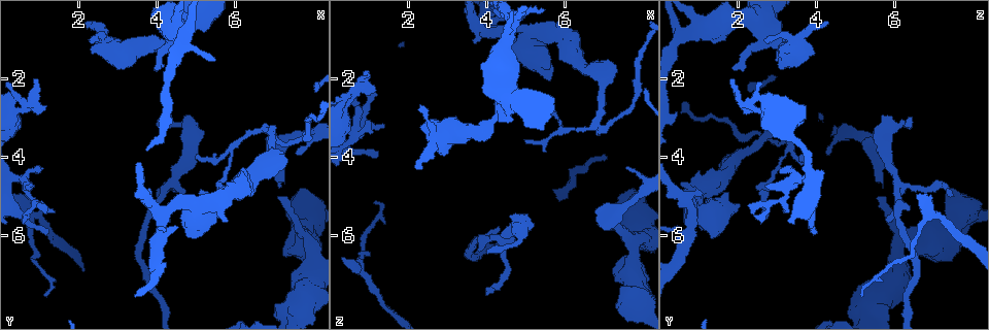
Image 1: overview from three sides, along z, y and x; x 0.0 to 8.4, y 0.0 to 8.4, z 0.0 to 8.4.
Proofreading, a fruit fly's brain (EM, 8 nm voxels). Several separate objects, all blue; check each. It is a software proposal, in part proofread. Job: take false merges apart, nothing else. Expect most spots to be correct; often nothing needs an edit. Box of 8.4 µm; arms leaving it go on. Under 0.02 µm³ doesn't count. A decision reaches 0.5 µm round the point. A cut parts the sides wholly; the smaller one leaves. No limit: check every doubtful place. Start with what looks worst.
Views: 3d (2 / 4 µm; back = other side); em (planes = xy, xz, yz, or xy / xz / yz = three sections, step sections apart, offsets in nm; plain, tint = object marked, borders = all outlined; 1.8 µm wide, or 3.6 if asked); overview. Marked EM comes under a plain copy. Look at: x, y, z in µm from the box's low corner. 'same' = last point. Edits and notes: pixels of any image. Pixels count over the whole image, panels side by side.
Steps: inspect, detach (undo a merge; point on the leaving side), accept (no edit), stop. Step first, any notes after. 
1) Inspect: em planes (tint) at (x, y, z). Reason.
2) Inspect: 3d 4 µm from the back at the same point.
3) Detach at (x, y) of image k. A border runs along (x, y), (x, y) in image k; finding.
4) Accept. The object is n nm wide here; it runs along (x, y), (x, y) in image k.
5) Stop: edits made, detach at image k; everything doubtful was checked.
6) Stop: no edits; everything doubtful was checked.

Inspect: 3d 4 µm at (4.55, 0.65, 1.00). Four-way junction.

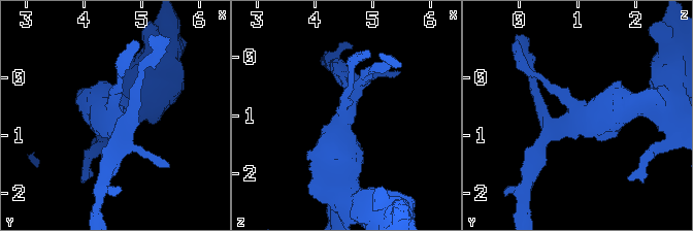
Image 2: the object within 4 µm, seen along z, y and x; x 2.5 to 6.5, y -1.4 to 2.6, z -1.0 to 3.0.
Inspect: em planes (tint) at (4.50, 0.70, 1.00). 4 arms meet here.

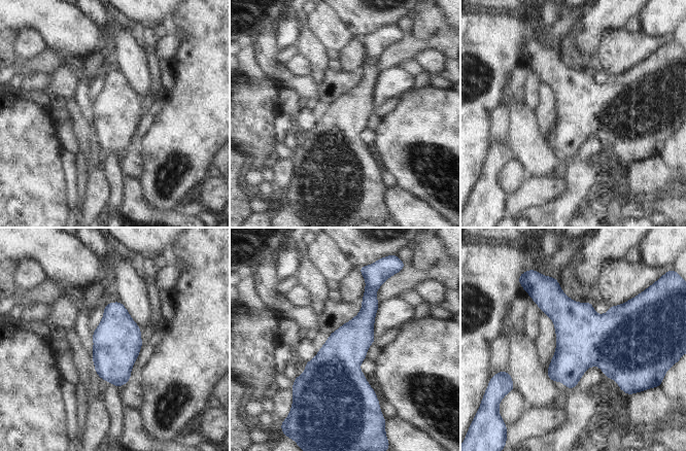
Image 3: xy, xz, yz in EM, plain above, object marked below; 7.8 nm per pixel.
Accept. Continuous, no second neuron.

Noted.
Inspect: em planes (tint) at (6.85, 3.35, 3.05). Three-way junction.

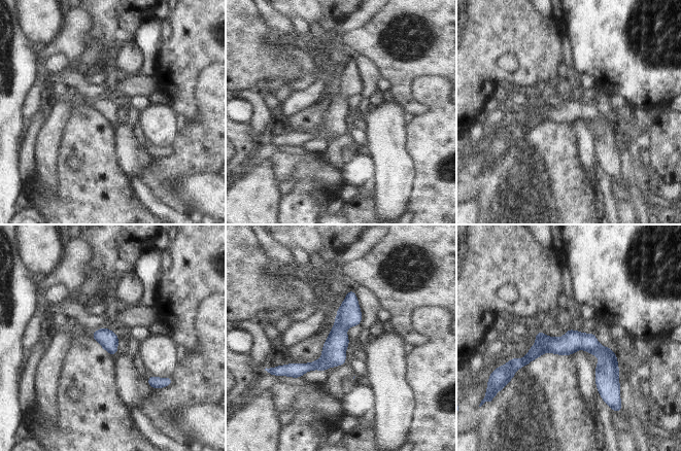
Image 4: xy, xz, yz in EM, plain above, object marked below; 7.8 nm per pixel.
Accept. The object is 150 nm wide here; it runs along (514, 361), (542, 345), (590, 344), (616, 382) in image 4; one neuron here.

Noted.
Inspect: em xy step 8 (tint) at (4.35, 4.70, 6.05). Thick turns thin.

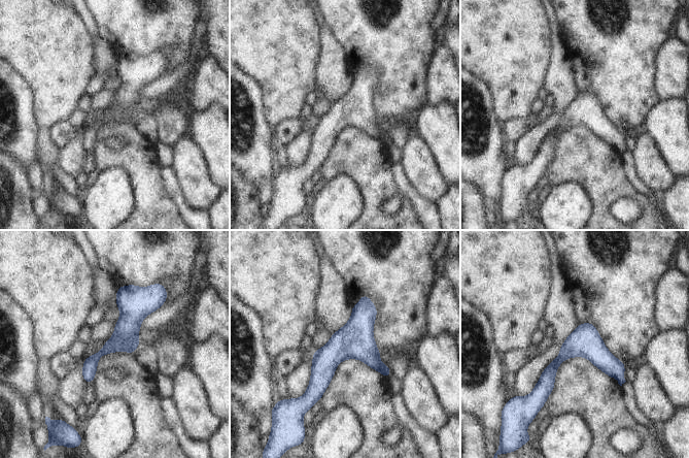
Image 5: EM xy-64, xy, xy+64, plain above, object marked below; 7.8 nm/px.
Accept. The object is 200 nm wide here; it runs along (366, 298), (313, 398) in image 5; all the same neuron.

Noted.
Inspect: 3d 4 µm at (4.55, 0.70, 2.55). Thick turns thin.

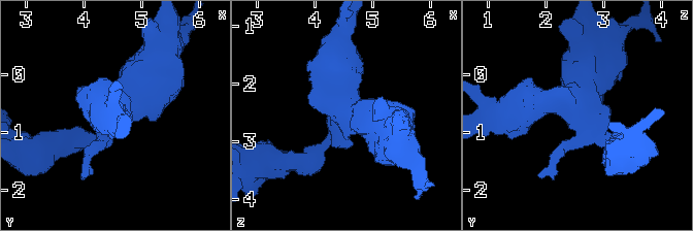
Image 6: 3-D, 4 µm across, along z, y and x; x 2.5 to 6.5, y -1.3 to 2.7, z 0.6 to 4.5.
Inspect: em 3.6 µm planes (tint) at (4.50, 0.75, 2.60).

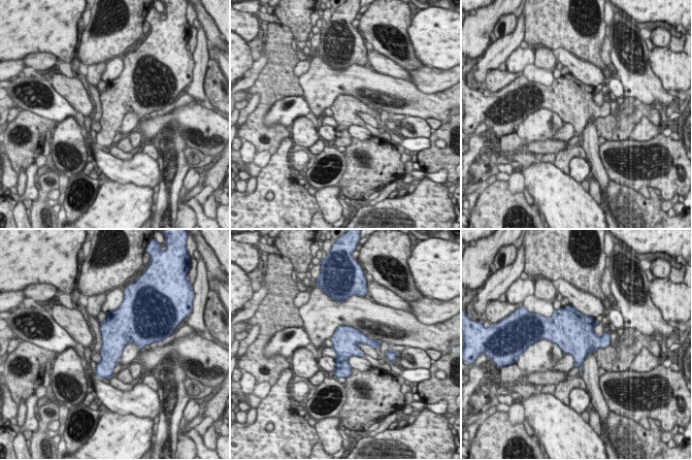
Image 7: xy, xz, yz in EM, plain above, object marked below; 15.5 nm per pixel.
Accept. All the same neuron.

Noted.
Inspect: 3d 4 µm at (0.70, 5.50, 6.80). A fork.

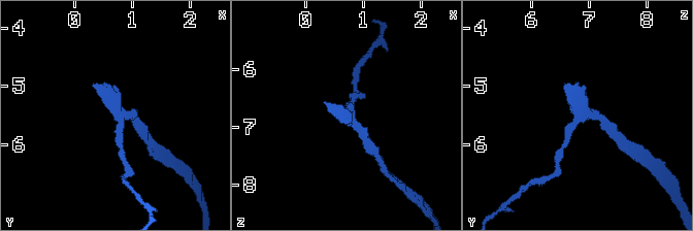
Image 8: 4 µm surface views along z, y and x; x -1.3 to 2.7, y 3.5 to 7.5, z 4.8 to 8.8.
Inspect: em planes (borders) at (0.65, 5.45, 6.75).

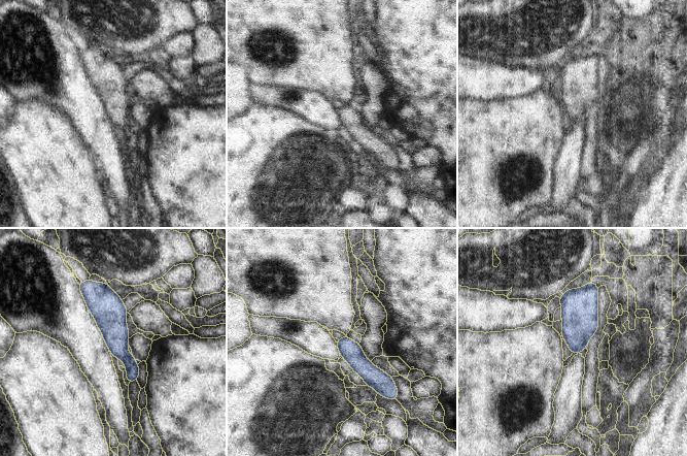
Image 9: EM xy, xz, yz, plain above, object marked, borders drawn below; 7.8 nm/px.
Accept. It runs along (90, 286), (110, 314), (132, 379) in image 9; continuous, no second neuron.

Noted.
Stop: no edits; everything doubtful was checked.

